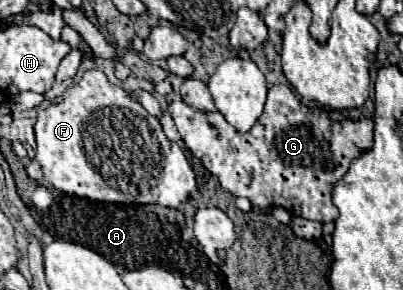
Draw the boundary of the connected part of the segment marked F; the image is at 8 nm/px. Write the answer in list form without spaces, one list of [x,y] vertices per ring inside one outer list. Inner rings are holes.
[[[101,70],[85,72],[83,80],[69,88],[69,94],[49,104],[45,110],[39,110],[35,132],[37,132],[35,160],[41,166],[43,180],[61,192],[97,202],[117,204],[159,202],[161,206],[177,208],[181,202],[189,198],[193,188],[197,188],[195,172],[187,162],[181,146],[177,142],[171,142],[163,134],[159,120],[151,116],[125,90],[113,86]]]

